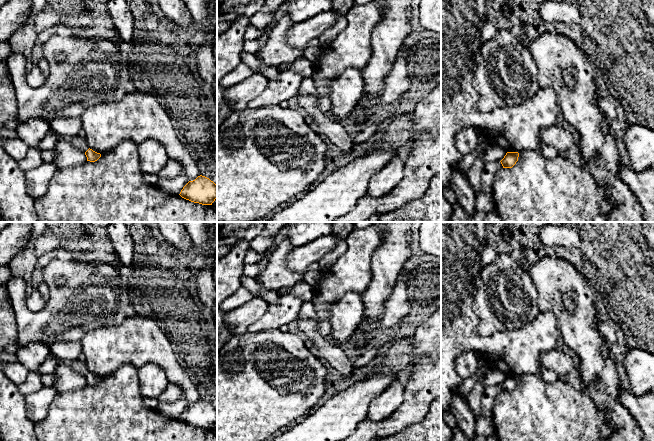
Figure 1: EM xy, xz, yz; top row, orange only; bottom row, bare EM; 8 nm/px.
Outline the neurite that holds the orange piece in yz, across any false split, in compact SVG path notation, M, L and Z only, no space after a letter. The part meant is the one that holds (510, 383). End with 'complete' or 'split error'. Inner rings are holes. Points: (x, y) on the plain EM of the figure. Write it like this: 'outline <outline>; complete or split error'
outline M507 376L504 382L500 385L503 392L512 392L518 385L518 376Z; complete

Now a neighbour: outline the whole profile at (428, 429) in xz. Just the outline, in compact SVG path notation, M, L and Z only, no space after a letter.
M441 399L432 402L427 415L420 422L380 441L441 441Z

